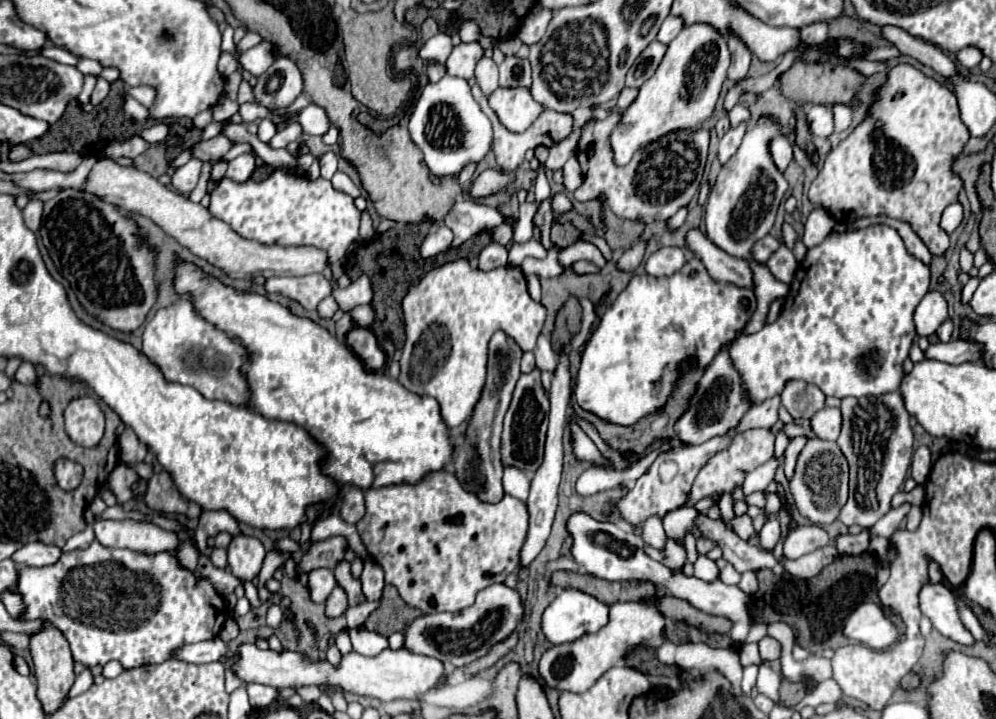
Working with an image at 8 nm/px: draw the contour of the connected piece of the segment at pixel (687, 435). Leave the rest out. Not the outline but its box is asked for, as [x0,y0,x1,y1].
[673,344,751,446]

